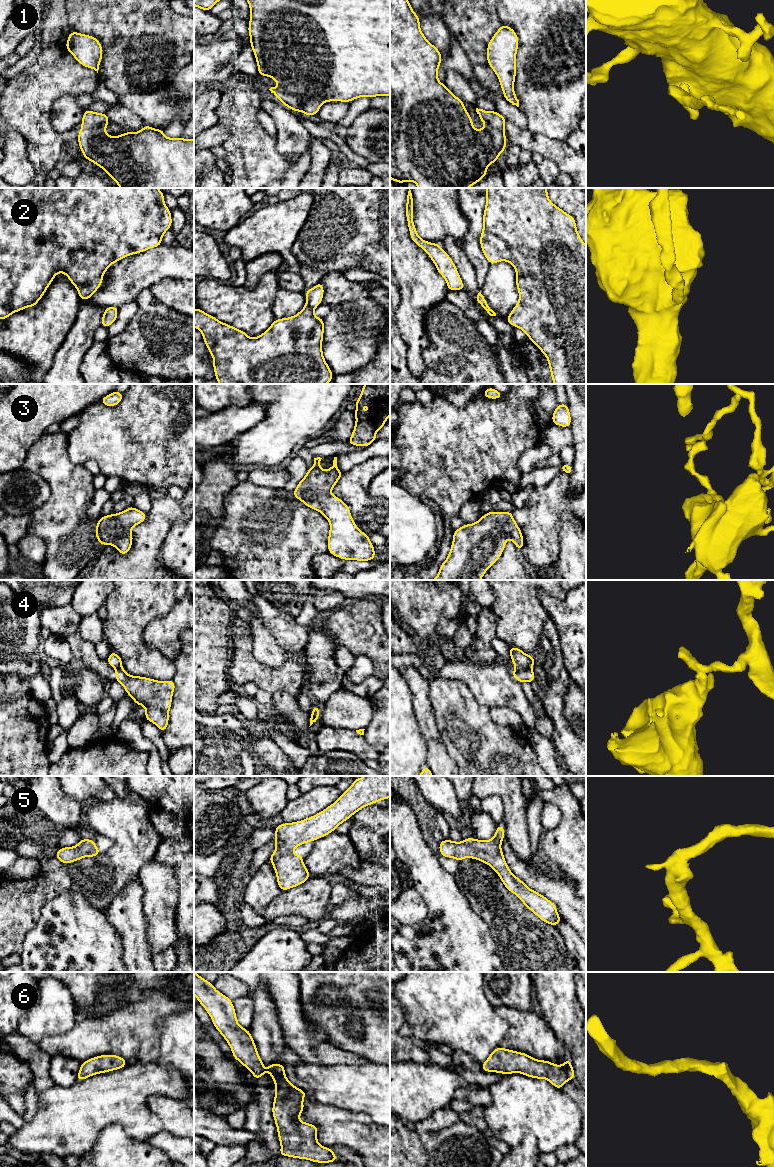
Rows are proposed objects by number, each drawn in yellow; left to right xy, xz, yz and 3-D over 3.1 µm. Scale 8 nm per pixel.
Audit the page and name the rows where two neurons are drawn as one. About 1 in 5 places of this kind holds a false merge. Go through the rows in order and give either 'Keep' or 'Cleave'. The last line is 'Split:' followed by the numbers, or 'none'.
1: Keep
2: Keep
3: Keep
4: Cleave
5: Keep
6: Keep
Split: 4

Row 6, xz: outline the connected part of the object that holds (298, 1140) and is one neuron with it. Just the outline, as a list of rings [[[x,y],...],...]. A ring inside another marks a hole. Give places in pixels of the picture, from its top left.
[[[273,1063],[267,1072],[276,1085],[272,1115],[280,1141],[280,1156],[306,1159],[315,1163],[332,1163],[338,1160],[332,1148],[317,1141],[318,1127],[299,1120],[304,1111],[306,1092],[294,1086],[285,1076],[285,1066]]]

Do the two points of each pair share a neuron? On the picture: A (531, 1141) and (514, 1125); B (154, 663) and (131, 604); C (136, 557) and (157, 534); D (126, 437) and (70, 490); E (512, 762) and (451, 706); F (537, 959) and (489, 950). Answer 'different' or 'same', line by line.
A: different
B: same
C: same
D: different
E: same
F: different

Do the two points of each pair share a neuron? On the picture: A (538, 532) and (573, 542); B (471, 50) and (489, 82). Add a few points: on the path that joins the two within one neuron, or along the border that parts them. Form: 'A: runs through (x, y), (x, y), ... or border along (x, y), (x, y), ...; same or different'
A: border along (560, 515), (558, 559), (556, 561); different
B: border along (472, 63), (487, 65); different

